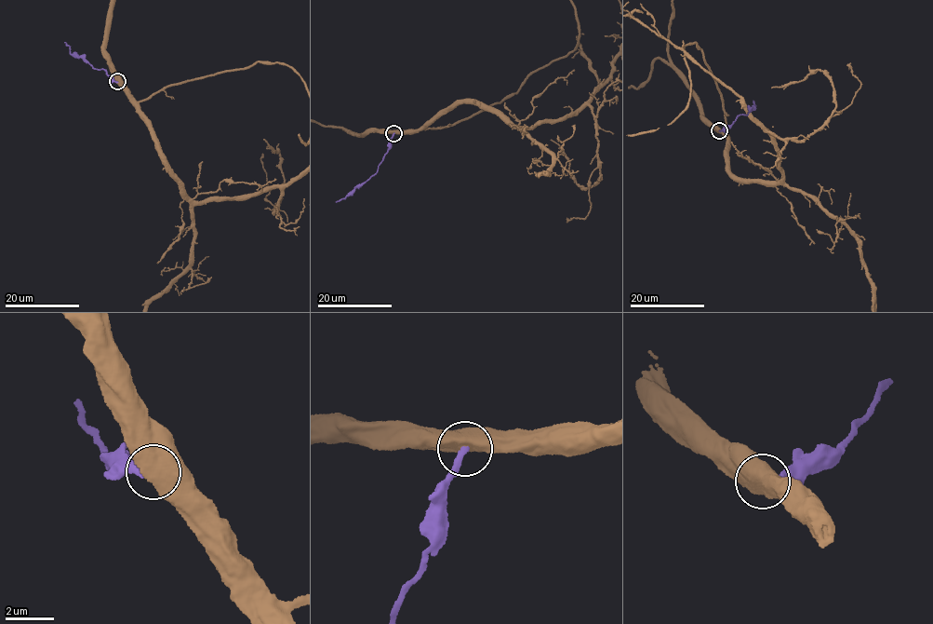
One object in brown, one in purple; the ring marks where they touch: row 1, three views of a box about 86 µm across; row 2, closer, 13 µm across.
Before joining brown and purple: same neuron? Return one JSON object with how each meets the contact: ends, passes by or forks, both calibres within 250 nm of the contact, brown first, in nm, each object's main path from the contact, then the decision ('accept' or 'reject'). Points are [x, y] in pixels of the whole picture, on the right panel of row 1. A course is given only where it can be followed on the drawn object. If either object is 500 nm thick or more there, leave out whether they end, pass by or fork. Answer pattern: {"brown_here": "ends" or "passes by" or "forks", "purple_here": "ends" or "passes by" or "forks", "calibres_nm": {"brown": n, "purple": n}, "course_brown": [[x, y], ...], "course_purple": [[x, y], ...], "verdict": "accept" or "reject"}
{"calibres_nm": {"brown": 850, "purple": 280}, "course_brown": [[719, 130], [722, 94], [695, 43], [686, 109], [635, 135]], "course_purple": [[719, 130], [725, 130], [738, 116], [754, 108], [753, 101]], "verdict": "reject"}

